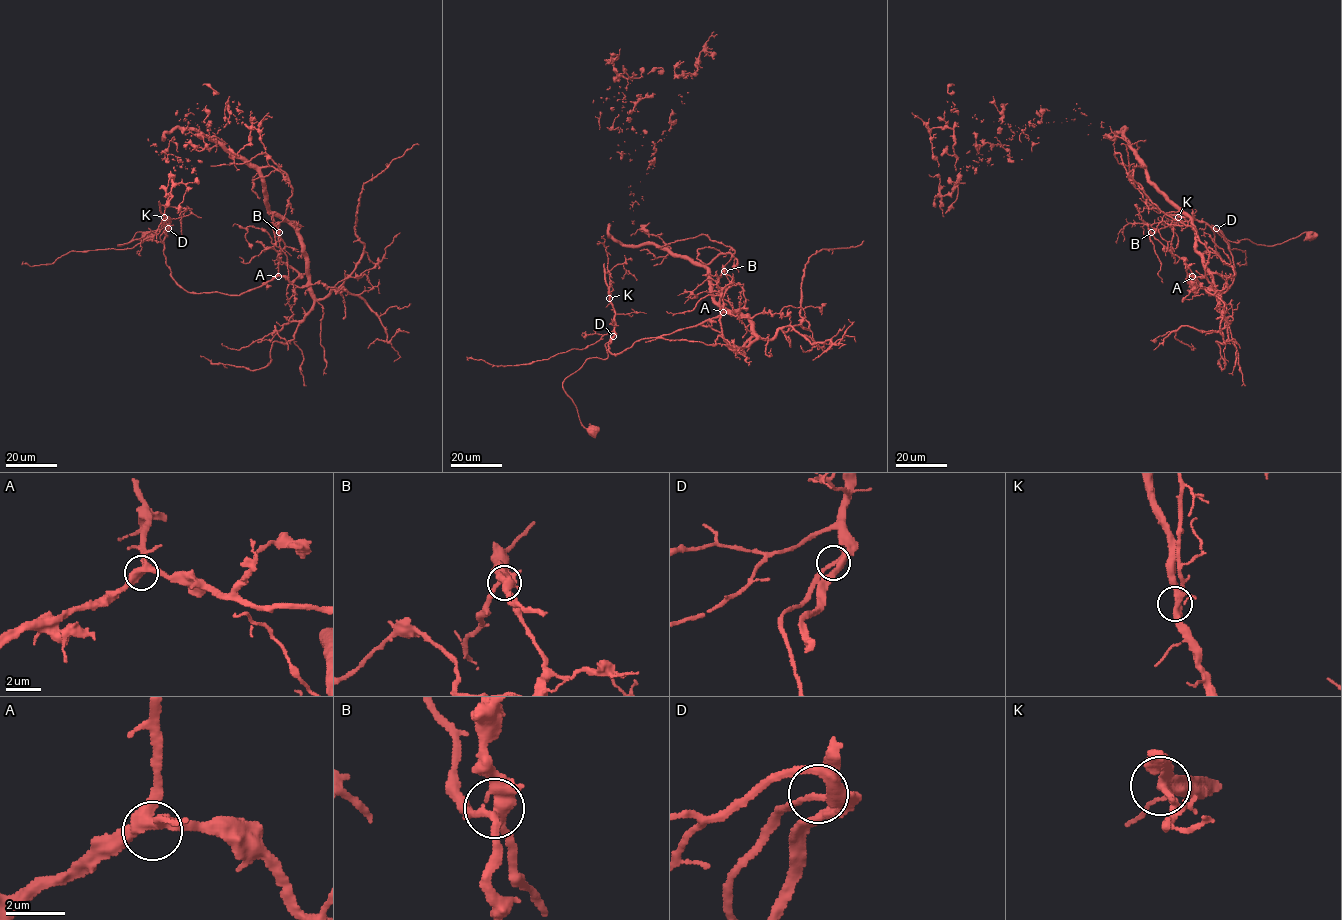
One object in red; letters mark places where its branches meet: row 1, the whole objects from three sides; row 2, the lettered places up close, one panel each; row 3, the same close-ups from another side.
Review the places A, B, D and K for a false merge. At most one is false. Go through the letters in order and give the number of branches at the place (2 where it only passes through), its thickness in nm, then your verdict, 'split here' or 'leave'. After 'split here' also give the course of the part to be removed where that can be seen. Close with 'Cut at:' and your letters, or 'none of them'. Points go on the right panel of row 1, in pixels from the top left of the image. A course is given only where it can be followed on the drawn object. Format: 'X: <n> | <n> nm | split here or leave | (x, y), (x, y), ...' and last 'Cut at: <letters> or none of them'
A: 4 | 400 nm | leave
B: 5 | 380 nm | split here | (1151, 232), (1208, 295), (1228, 289), (1235, 275), (1228, 244), (1212, 226), (1229, 248), (1245, 251), (1240, 262)
D: 4 | 240 nm | leave
K: 5 | 280 nm | leave
Cut at: B

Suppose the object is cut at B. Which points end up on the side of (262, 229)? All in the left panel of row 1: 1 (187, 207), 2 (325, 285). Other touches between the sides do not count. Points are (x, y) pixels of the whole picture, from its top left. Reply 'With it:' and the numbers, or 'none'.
With it: 1, 2

